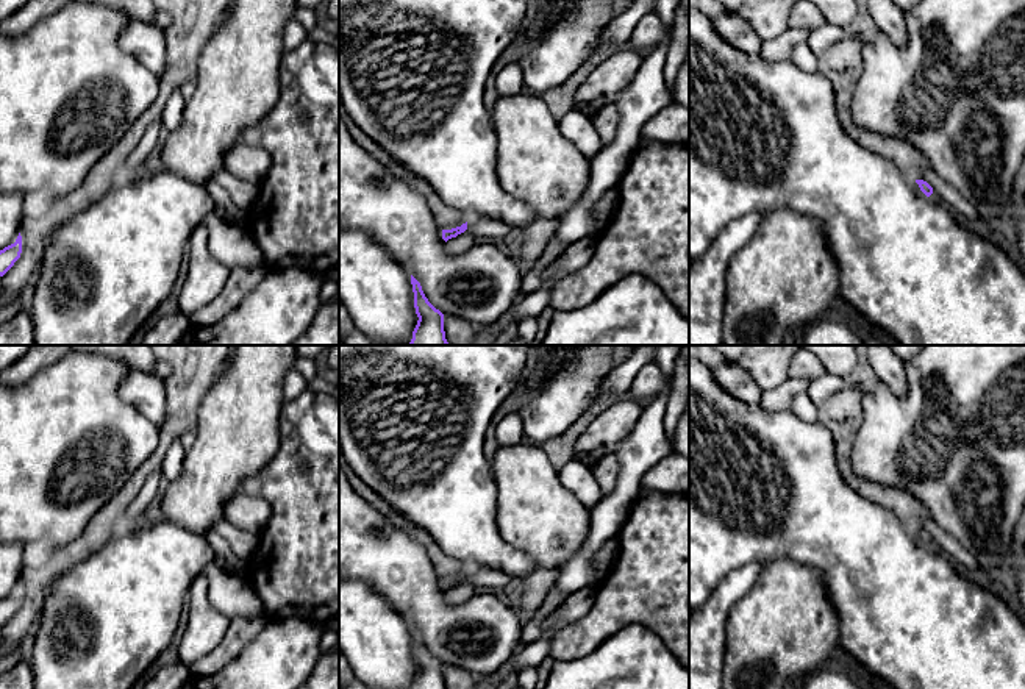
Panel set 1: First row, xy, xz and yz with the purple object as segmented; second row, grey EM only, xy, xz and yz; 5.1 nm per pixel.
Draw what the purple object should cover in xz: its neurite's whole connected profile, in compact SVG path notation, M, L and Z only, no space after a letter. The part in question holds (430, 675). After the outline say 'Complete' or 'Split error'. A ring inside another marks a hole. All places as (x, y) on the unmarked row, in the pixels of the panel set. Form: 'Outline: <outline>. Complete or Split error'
Outline: M411 625L414 658L419 667L412 689L445 689L444 664L425 647L420 633Z. Complete

